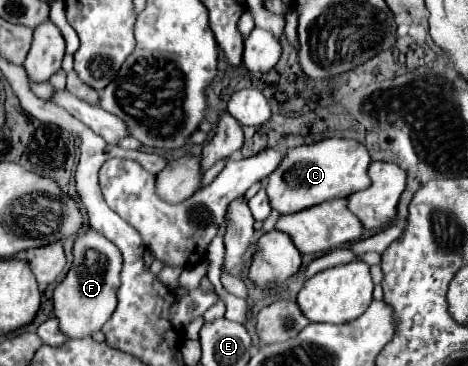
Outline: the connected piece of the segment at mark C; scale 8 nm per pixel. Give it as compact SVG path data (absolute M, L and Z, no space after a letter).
M331 137L311 145L289 149L285 161L281 163L281 169L267 177L267 193L271 207L287 215L309 209L329 199L349 197L361 189L367 189L371 185L371 179L367 175L369 163L371 159L367 149L355 139Z

